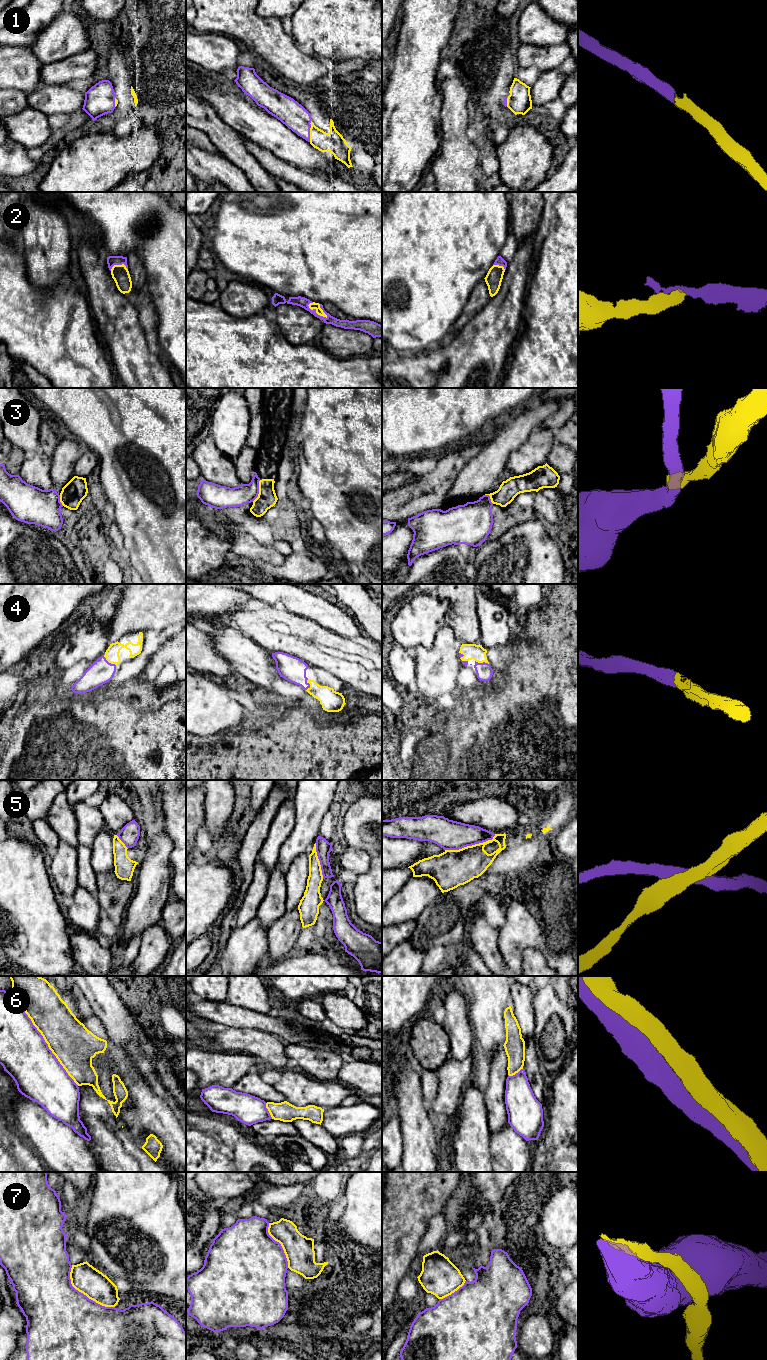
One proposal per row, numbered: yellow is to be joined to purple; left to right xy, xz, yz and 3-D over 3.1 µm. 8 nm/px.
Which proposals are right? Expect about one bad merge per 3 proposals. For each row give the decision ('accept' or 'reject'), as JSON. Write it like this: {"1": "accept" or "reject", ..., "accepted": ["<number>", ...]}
{"1": "accept", "2": "accept", "3": "reject", "4": "accept", "5": "reject", "6": "reject", "7": "reject", "accepted": ["1", "2", "4"]}

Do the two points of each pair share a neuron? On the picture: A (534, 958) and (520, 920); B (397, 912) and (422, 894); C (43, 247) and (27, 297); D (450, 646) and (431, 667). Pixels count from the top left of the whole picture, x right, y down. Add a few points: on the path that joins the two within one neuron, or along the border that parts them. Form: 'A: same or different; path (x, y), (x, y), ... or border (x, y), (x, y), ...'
A: different; border (537, 946), (525, 949), (522, 965)
B: same; path (403, 907), (416, 895)
C: different; border (23, 260), (35, 286), (54, 286)
D: same; path (445, 651), (436, 662)

